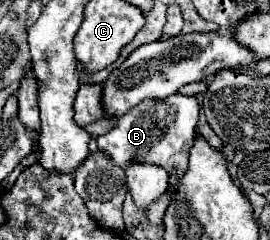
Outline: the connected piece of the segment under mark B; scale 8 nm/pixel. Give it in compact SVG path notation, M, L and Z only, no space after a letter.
M172 94L164 100L144 100L124 114L118 124L96 138L98 148L108 152L120 168L128 168L134 160L146 160L152 164L162 164L166 170L182 174L188 164L188 152L196 138L196 126L200 116L200 104L194 96Z

